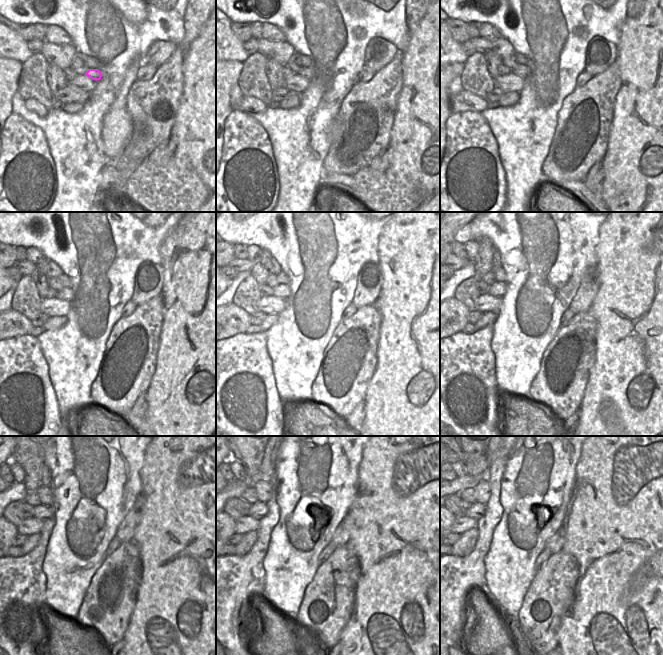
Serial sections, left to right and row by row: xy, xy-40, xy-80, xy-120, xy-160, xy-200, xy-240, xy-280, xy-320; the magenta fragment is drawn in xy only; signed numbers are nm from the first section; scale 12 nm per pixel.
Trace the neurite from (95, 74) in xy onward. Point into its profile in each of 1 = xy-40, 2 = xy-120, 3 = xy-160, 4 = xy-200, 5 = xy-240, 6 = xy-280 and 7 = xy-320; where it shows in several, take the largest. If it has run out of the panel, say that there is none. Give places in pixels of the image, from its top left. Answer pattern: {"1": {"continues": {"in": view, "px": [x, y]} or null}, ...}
{"1": {"continues": {"in": "xy-40", "px": [309, 72]}}, "2": {"continues": {"in": "xy-120", "px": [66, 294]}}, "3": {"continues": {"in": "xy-160", "px": [283, 291]}}, "4": {"continues": {"in": "xy-200", "px": [495, 289]}}, "5": {"continues": {"in": "xy-240", "px": [42, 512]}}, "6": {"continues": {"in": "xy-280", "px": [258, 510]}}, "7": {"continues": {"in": "xy-320", "px": [476, 511]}}}

